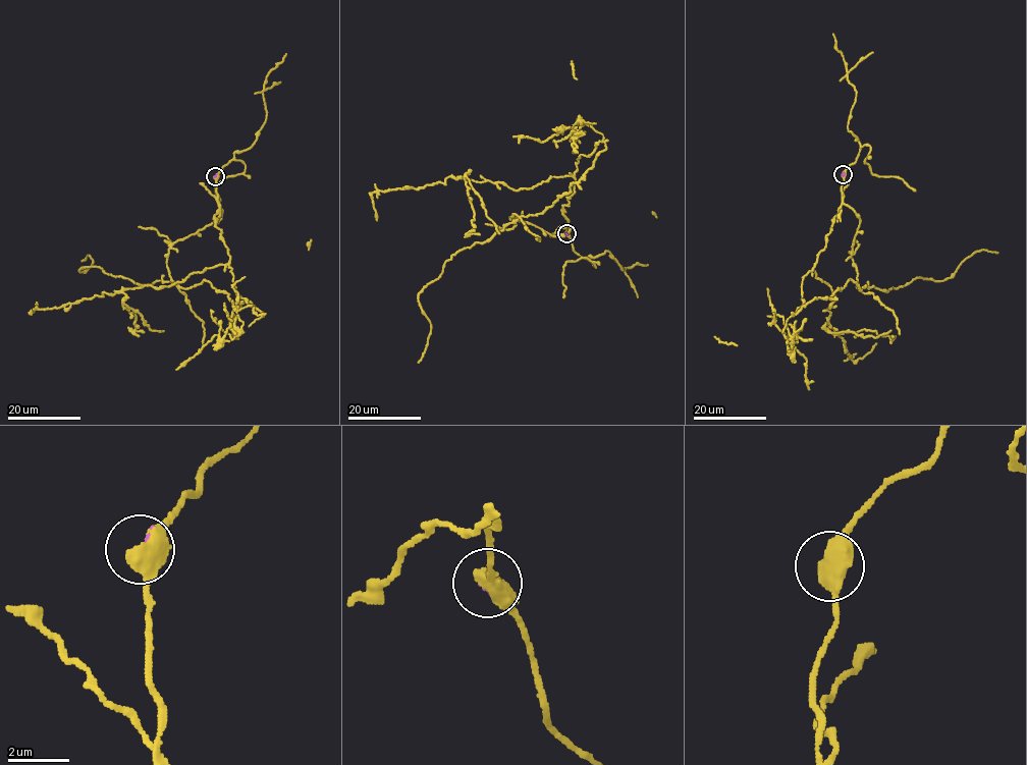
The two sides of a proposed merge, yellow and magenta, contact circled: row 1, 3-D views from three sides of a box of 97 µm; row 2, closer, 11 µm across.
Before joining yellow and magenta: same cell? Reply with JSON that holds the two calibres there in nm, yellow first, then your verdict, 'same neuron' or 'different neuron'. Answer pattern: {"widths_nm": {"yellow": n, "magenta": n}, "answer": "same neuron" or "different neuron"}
{"widths_nm": {"yellow": 550, "magenta": 140}, "answer": "different neuron"}

